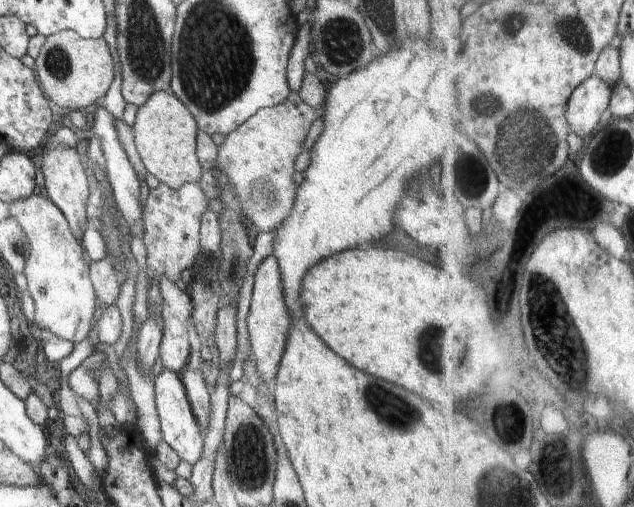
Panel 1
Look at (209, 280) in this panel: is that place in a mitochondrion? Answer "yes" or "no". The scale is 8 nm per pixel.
yes

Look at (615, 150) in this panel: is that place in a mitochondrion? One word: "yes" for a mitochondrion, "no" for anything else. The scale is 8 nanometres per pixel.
yes

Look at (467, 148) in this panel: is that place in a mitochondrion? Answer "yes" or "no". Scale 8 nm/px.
yes

